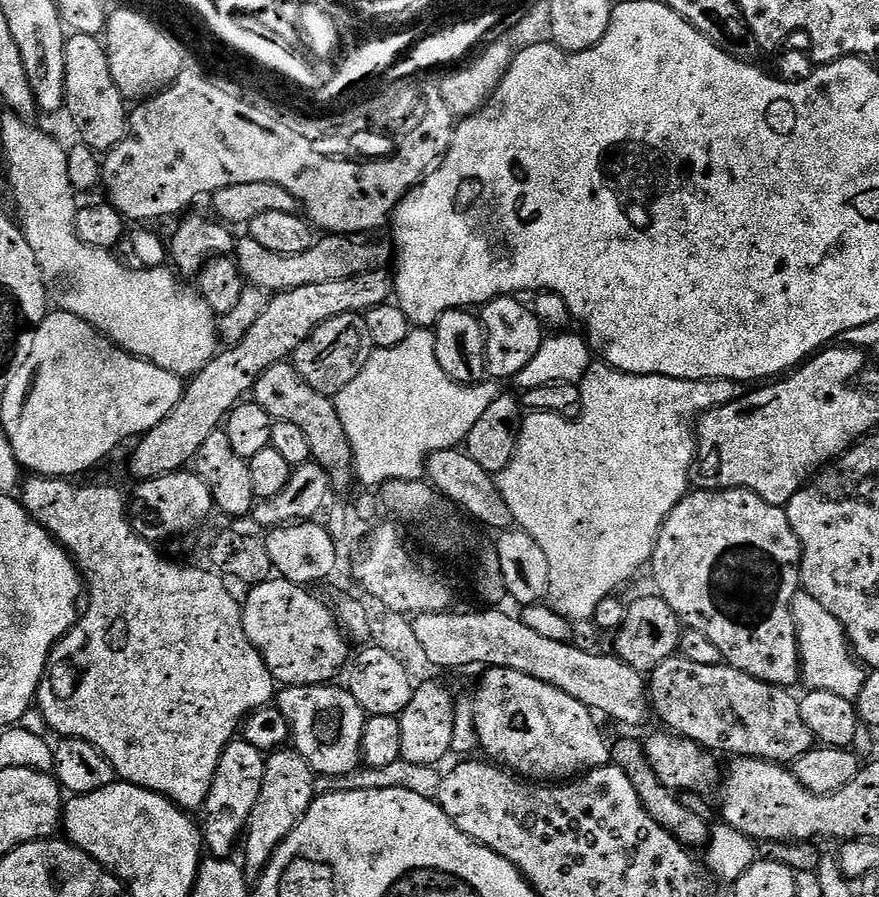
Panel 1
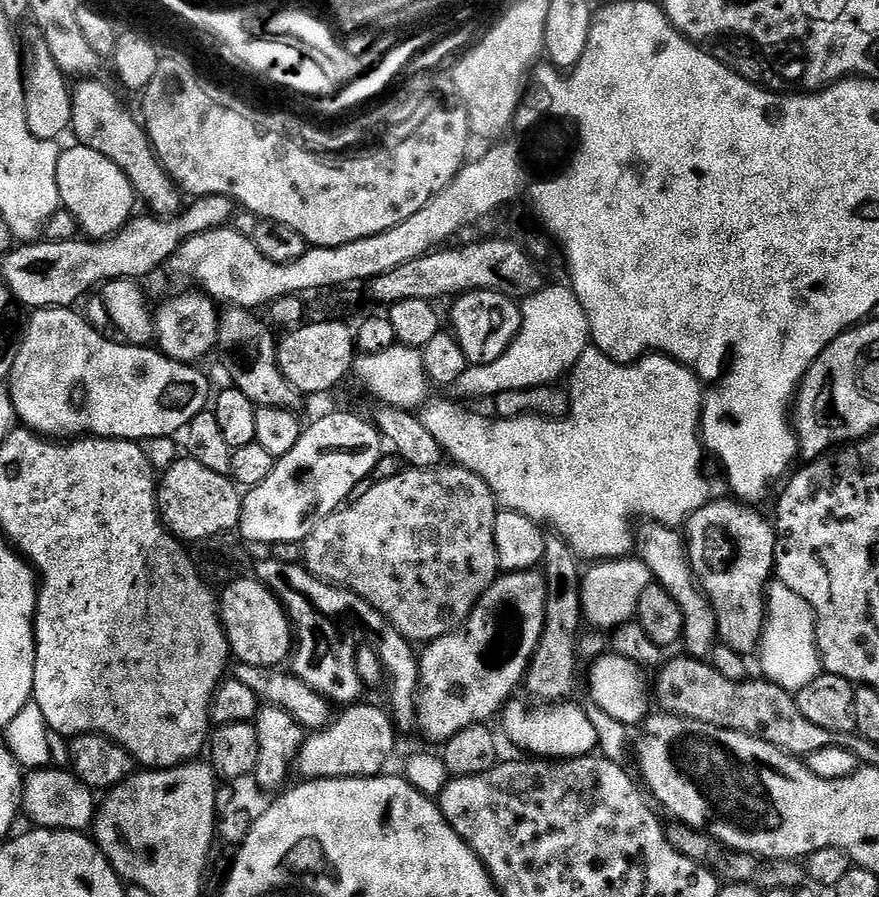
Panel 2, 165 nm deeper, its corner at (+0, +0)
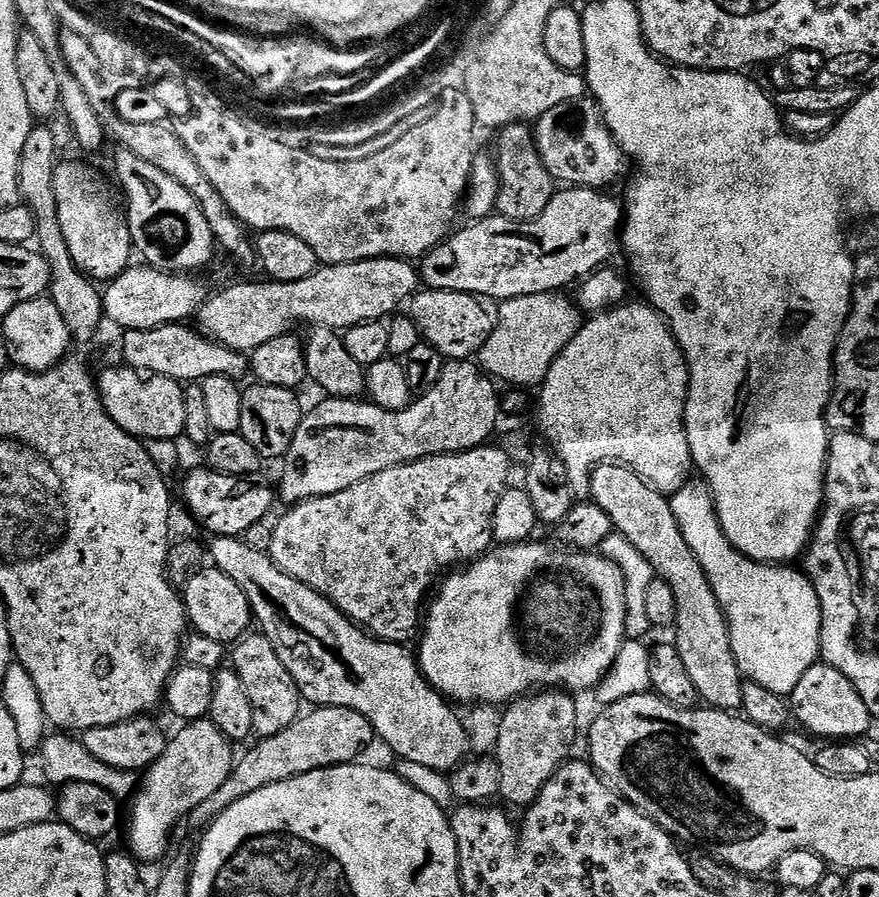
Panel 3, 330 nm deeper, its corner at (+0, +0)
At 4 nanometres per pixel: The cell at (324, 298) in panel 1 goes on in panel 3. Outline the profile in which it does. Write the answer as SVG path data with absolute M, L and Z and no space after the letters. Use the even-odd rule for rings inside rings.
M564 186L557 191L555 196L550 198L550 206L546 206L546 210L538 216L536 220L511 220L499 214L493 214L483 218L473 219L472 224L468 224L464 229L453 231L447 240L432 248L428 253L423 256L419 261L418 271L420 278L425 289L433 288L434 290L448 290L450 292L465 292L477 298L483 298L485 301L503 302L510 298L522 298L530 294L546 294L547 292L560 292L564 290L567 284L575 285L577 282L583 282L588 279L594 272L600 271L609 263L608 260L615 252L618 252L618 245L622 240L622 225L624 222L624 209L621 201L615 200L614 197L608 196L612 194L605 194L603 191L595 188L574 188L571 186Z

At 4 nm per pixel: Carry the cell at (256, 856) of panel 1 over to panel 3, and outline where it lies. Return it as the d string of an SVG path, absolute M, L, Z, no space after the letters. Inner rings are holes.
M245 634L236 641L230 652L230 664L238 678L242 678L242 686L246 686L246 695L250 698L250 706L254 706L254 733L260 740L264 740L294 726L302 715L302 697L290 670L282 666L282 658L278 658L276 645L262 634L252 635Z

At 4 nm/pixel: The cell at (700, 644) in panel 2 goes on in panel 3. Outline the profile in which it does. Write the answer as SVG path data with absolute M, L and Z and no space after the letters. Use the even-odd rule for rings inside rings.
M607 463L597 465L592 472L589 495L593 503L606 510L612 523L614 532L626 538L635 550L638 550L646 562L653 568L655 575L674 590L674 606L676 607L676 626L674 629L674 645L681 655L683 665L694 682L699 699L709 708L718 708L722 712L735 713L742 709L742 686L746 683L738 662L734 658L734 650L730 642L730 630L724 617L722 606L718 598L714 598L714 590L710 590L710 582L706 578L702 566L698 566L698 558L694 558L694 552L690 546L686 546L686 538L682 538L682 530L678 530L678 522L674 522L674 510L672 501L667 495L653 488L649 481L644 480L622 463Z

